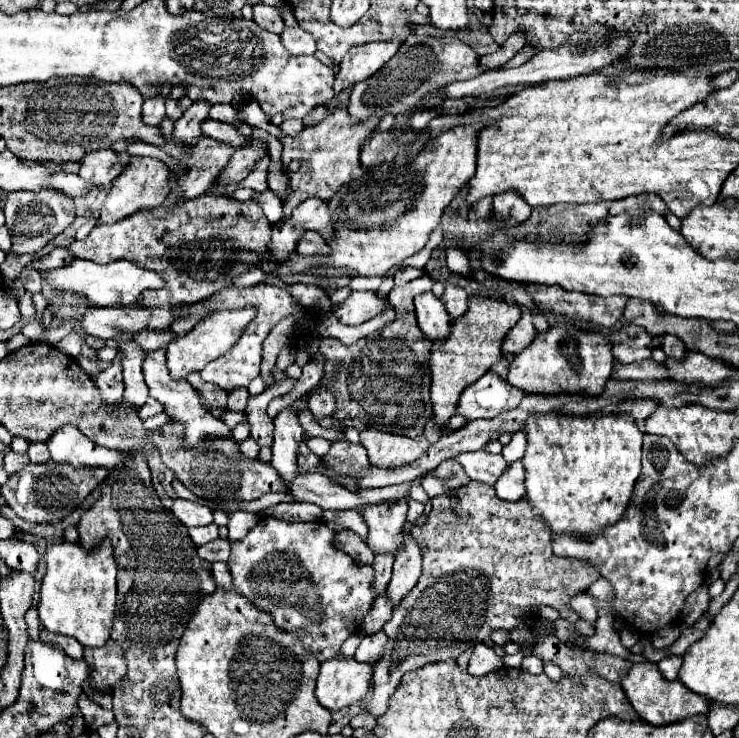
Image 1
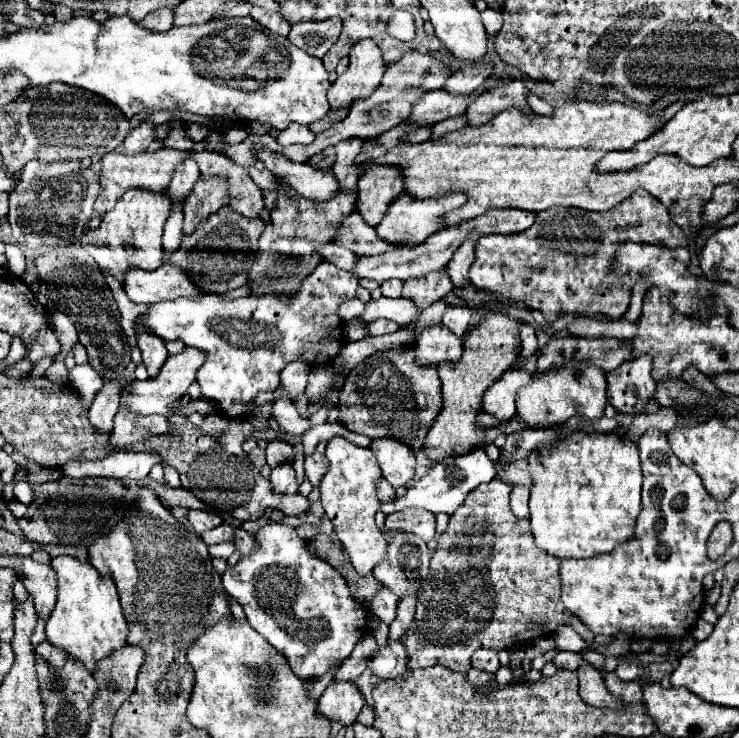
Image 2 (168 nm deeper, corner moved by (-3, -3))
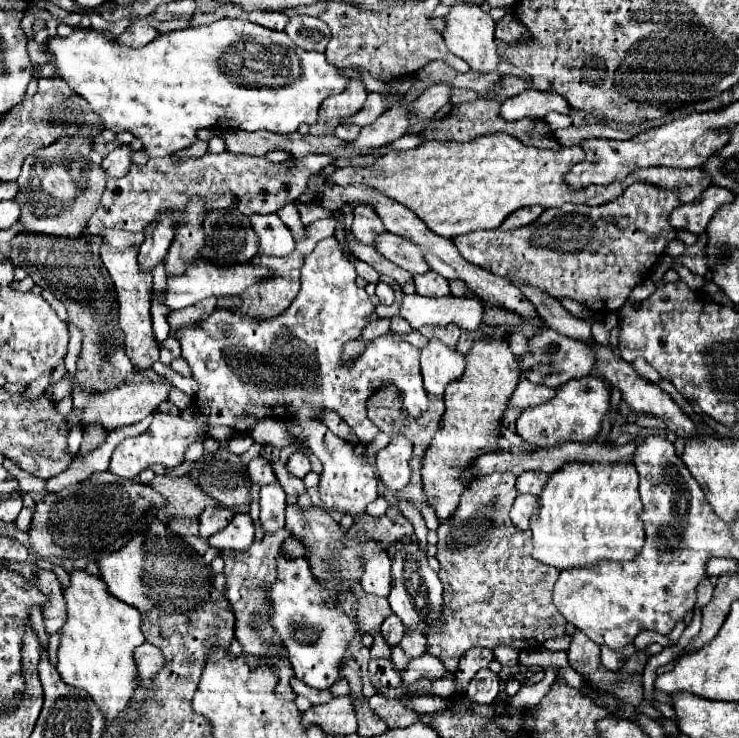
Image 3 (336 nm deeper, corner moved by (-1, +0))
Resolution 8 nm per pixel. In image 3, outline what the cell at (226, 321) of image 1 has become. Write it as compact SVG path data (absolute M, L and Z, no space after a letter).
M68 375L70 387L72 387L72 399L74 399L74 411L66 417L68 427L72 427L74 419L78 419L84 427L90 423L100 423L102 427L110 429L118 429L124 425L132 425L142 421L144 417L152 415L152 411L156 411L156 407L160 403L164 403L168 399L168 393L172 389L170 381L166 377L158 377L154 381L132 381L132 383L124 383L118 389L108 389L106 393L88 393L82 391L80 385L76 383L74 375Z

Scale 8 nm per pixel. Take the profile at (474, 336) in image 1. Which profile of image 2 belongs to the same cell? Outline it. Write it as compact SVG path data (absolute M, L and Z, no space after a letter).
M490 312L478 328L464 336L464 354L456 364L440 364L438 376L442 380L444 406L424 438L424 452L436 464L448 456L468 454L470 450L484 446L484 430L478 426L476 416L482 412L480 400L484 392L508 370L512 370L520 358L520 322L502 312Z

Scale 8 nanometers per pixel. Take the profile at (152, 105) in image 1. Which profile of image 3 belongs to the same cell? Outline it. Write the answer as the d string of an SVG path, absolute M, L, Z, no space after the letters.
M120 145L104 157L100 167L106 169L108 177L122 177L122 175L128 173L128 169L132 165L132 153L134 151L130 149L130 145Z

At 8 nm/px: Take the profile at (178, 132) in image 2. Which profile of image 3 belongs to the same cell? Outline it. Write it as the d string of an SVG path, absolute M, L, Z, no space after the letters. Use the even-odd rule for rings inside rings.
M224 17L210 25L170 31L138 49L120 45L116 39L106 37L106 31L74 27L70 37L50 37L44 53L50 57L58 77L102 115L106 129L116 133L132 131L144 141L144 149L150 157L164 157L188 149L196 141L196 131L202 127L294 133L302 123L314 125L318 121L320 103L346 87L346 77L342 77L334 65L328 65L324 53L302 51L284 31L272 31L234 17ZM242 37L244 47L234 47L234 41L242 41ZM272 65L284 65L282 77L272 73Z

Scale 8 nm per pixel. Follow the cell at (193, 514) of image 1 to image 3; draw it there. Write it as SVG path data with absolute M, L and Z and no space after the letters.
M206 507L200 513L200 517L198 517L198 521L200 521L200 535L204 539L208 539L212 533L224 529L230 523L232 515L234 515L234 511L226 509L226 507Z

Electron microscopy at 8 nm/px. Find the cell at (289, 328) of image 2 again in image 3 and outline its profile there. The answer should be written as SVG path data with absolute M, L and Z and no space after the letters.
M328 237L326 241L320 241L316 249L306 257L306 263L302 267L302 289L284 313L270 319L258 319L238 313L238 309L216 307L208 317L192 325L170 329L170 335L180 341L182 357L190 365L192 377L198 381L200 389L194 395L194 407L200 411L202 417L198 421L186 423L180 417L171 418L166 413L156 413L152 425L142 435L130 437L114 449L108 471L124 479L138 479L140 471L156 463L176 467L184 461L184 451L188 449L188 445L194 439L202 439L210 425L228 425L234 431L244 433L250 431L262 417L300 419L304 425L304 435L300 437L300 441L306 445L306 437L310 437L310 441L326 441L326 425L318 421L318 413L336 411L354 429L359 442L366 446L378 434L378 428L366 415L366 399L374 389L380 389L388 383L396 383L402 393L402 405L406 411L410 411L412 417L424 413L428 409L428 399L422 385L418 349L414 345L392 335L382 335L374 339L356 361L342 361L342 345L360 335L360 331L366 327L364 319L372 313L374 305L370 303L368 293L356 285L356 271L352 263L342 255L336 237Z

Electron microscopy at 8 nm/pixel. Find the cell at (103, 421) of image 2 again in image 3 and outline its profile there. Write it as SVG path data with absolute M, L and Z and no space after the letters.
M90 425L84 429L84 439L82 439L82 445L80 445L80 455L86 455L90 453L92 449L96 449L98 445L102 445L102 441L106 439L106 429L102 429L102 425Z

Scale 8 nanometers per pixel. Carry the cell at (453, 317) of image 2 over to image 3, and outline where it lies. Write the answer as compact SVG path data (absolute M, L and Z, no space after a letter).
M450 323L450 325L426 325L426 327L420 329L420 333L422 333L426 339L438 337L440 341L446 341L446 345L456 347L462 329L460 329L456 323Z

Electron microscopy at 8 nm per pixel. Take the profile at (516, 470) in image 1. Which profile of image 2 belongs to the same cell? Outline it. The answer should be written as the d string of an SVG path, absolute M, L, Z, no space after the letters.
M514 486L510 494L510 506L518 518L528 518L528 498L530 498L530 488Z

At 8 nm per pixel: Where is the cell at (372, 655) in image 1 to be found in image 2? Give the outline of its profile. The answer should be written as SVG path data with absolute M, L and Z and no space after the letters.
M386 642L378 648L378 652L368 660L368 668L382 680L404 678L408 668L408 652L402 644Z

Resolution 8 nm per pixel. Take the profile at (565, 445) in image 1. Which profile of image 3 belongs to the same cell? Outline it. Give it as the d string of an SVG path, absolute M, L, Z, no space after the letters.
M566 463L562 469L550 475L546 487L538 495L538 511L530 519L534 557L556 569L596 565L602 559L630 561L644 545L640 513L642 499L638 493L638 471L634 463Z

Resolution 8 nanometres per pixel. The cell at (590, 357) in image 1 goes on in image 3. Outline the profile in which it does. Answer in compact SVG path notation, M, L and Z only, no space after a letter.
M586 375L582 379L572 379L556 389L556 397L536 407L528 407L516 419L516 433L530 445L546 449L556 447L566 441L592 441L598 431L604 413L610 405L610 389L600 377Z

